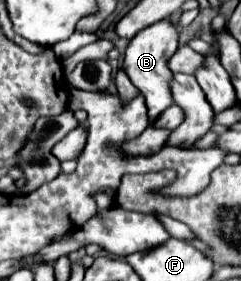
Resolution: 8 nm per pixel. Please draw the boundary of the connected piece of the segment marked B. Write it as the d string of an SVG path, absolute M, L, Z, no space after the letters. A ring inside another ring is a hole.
M165 17L165 19L157 21L155 25L139 31L127 45L125 59L123 59L123 71L131 77L133 85L145 97L145 103L147 103L147 109L149 109L149 121L155 119L155 115L165 111L169 105L173 105L171 91L169 91L171 71L167 69L167 59L177 51L177 47L179 47L177 39L179 39L179 33L177 33L175 25L171 23L169 17Z

